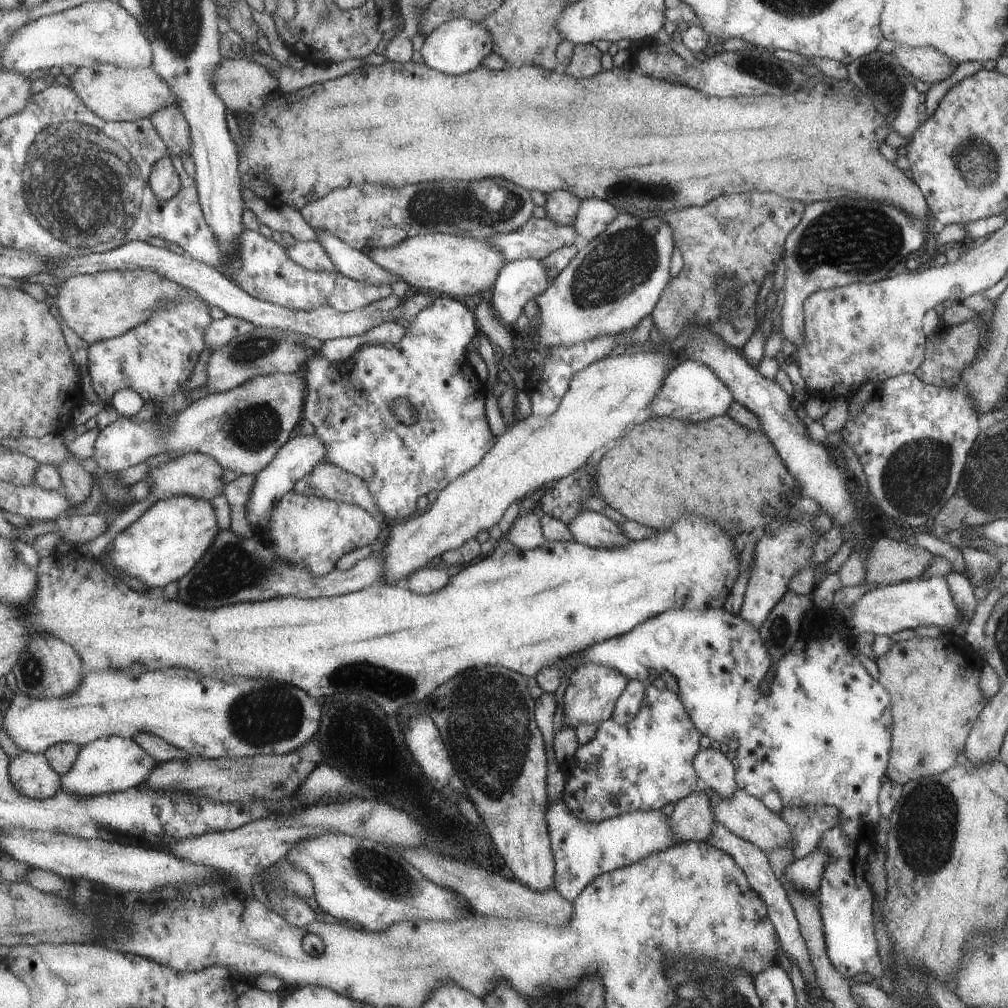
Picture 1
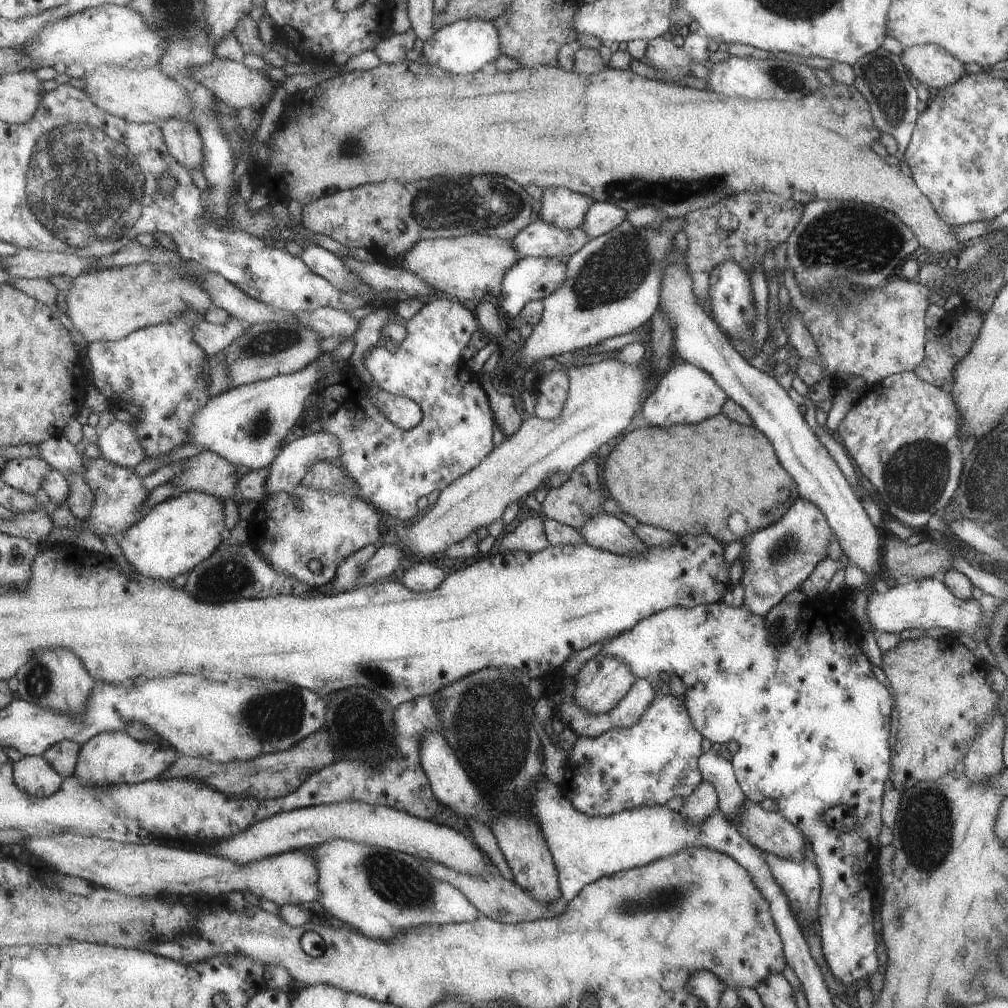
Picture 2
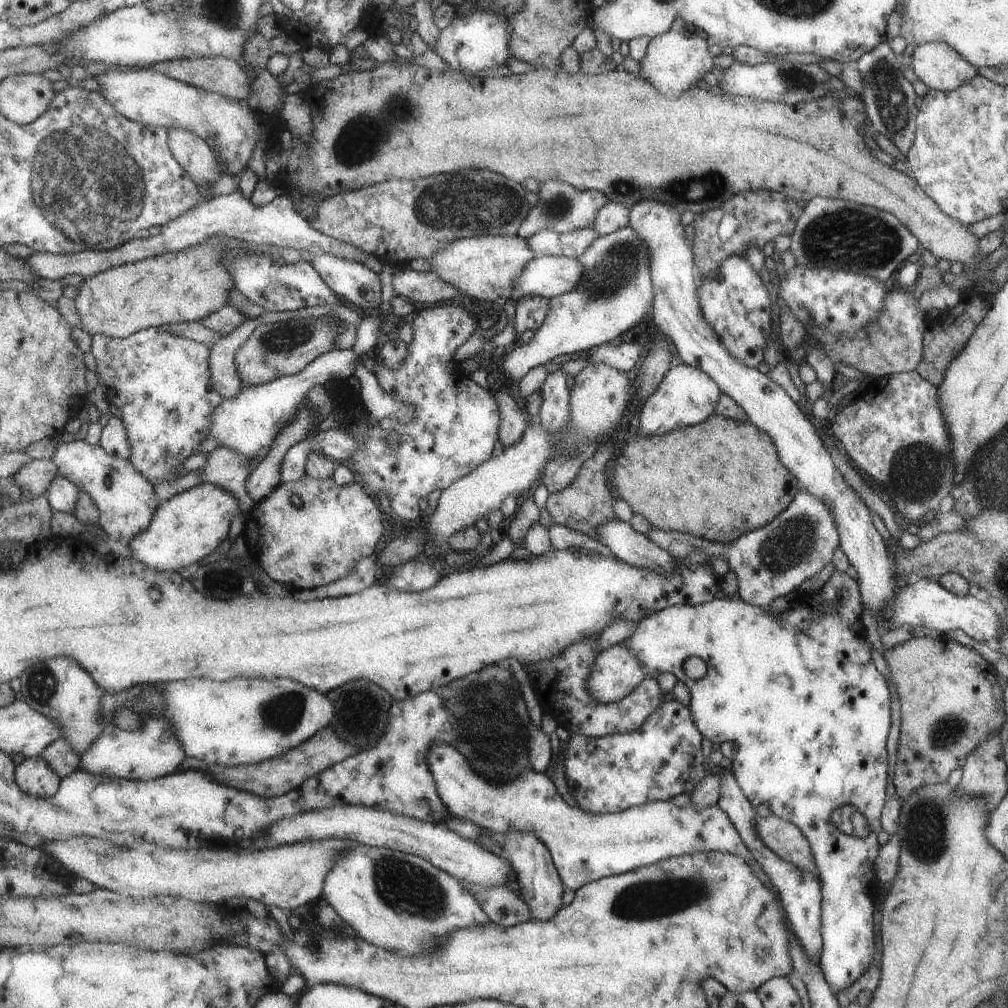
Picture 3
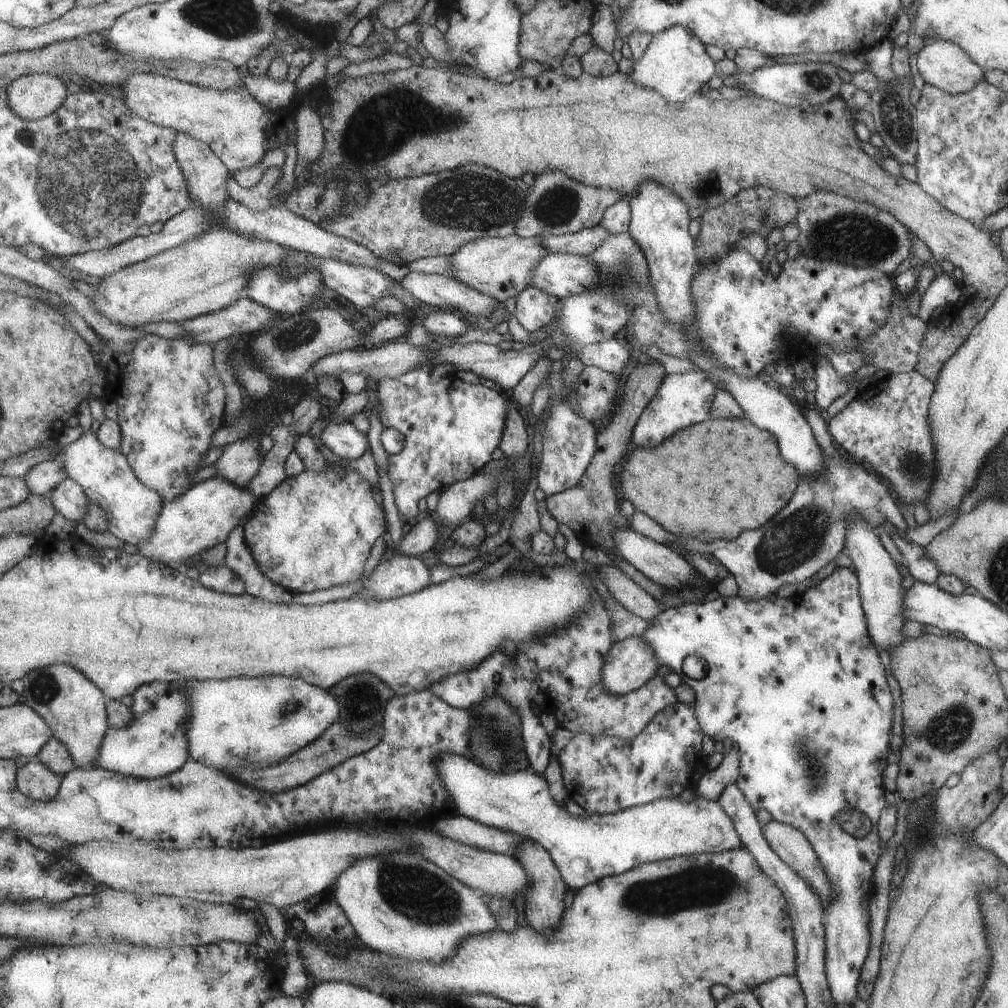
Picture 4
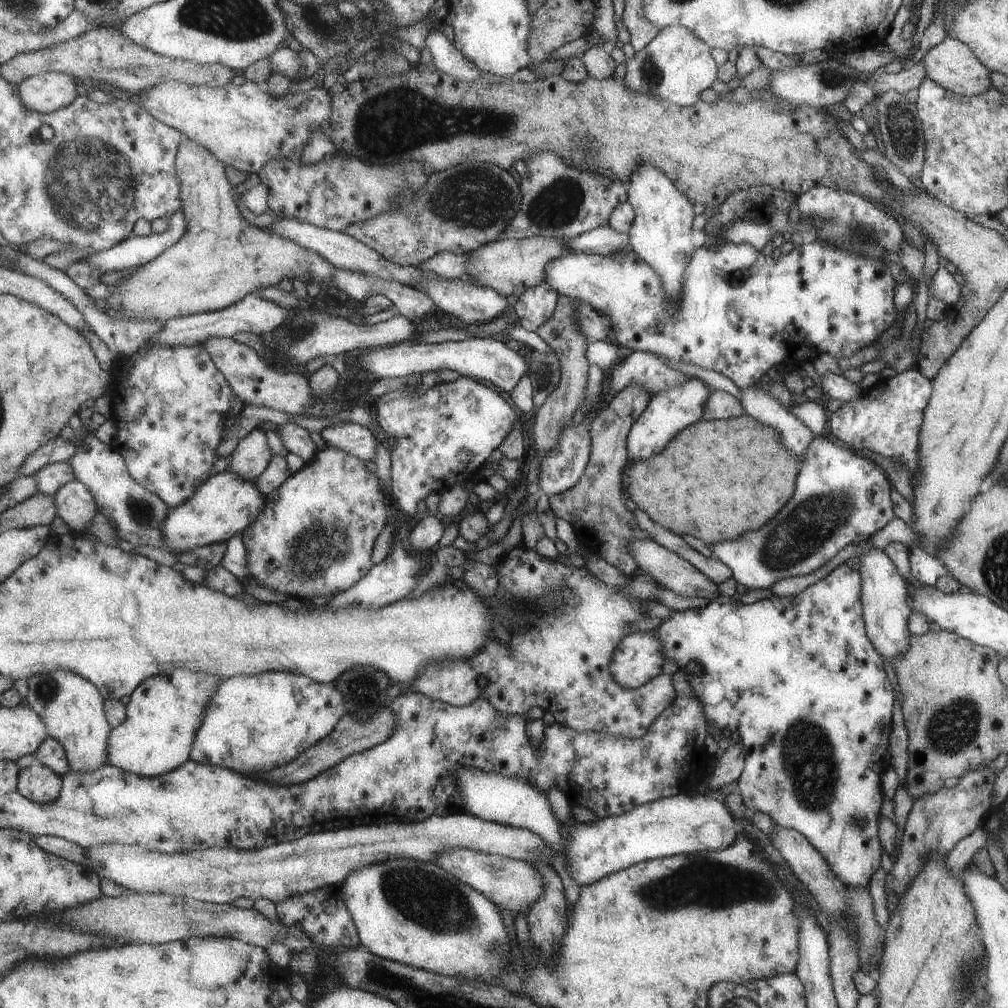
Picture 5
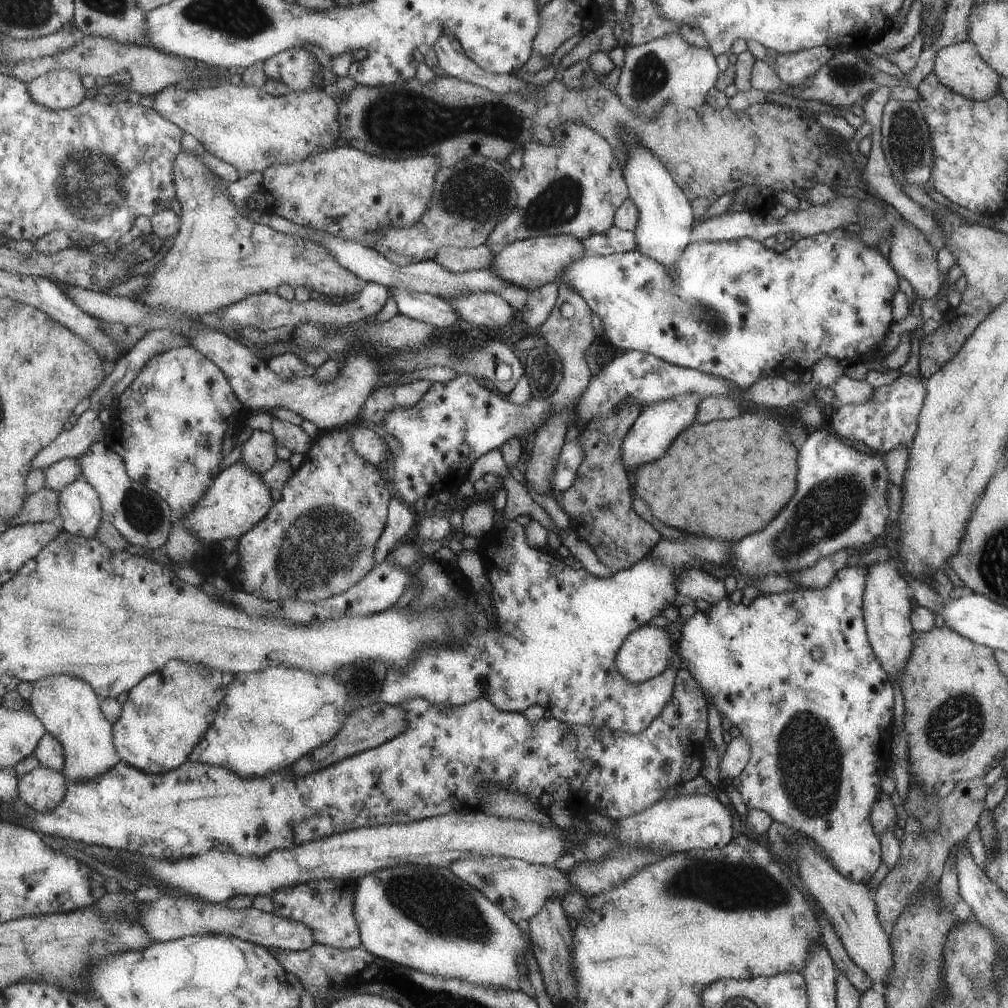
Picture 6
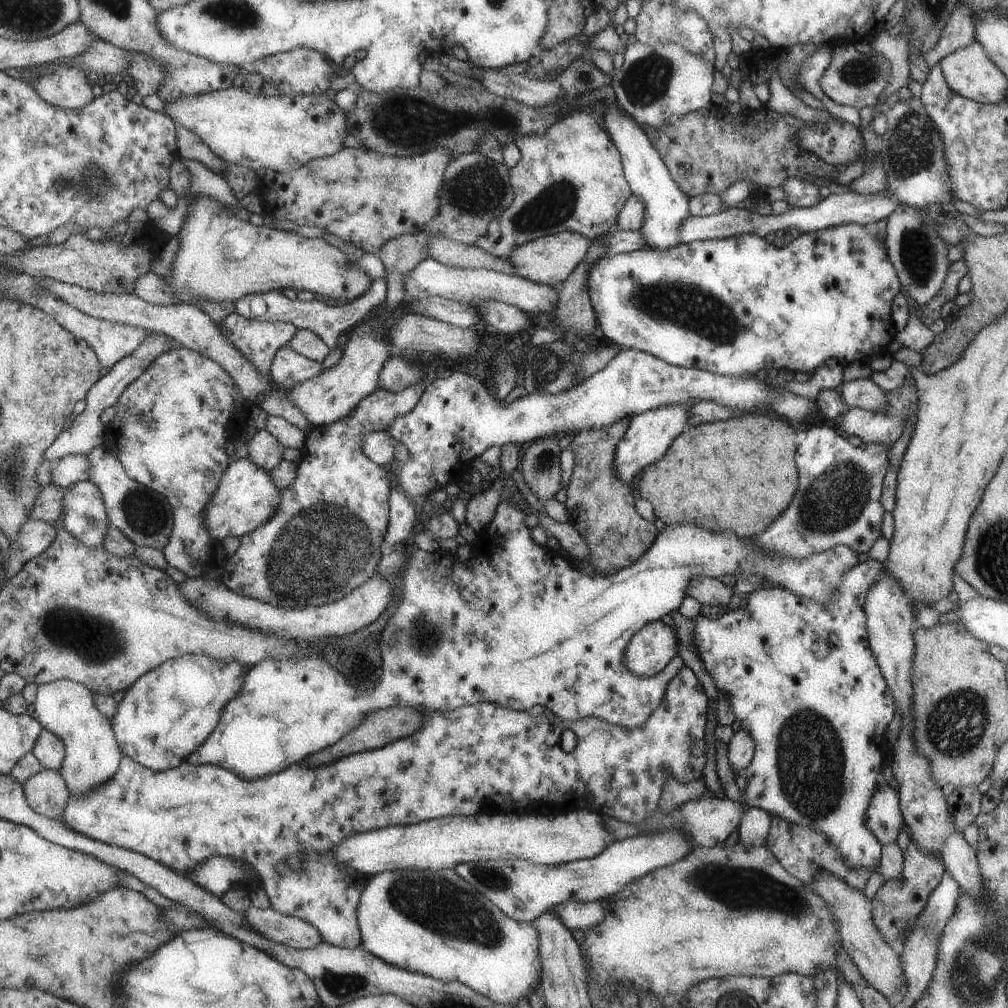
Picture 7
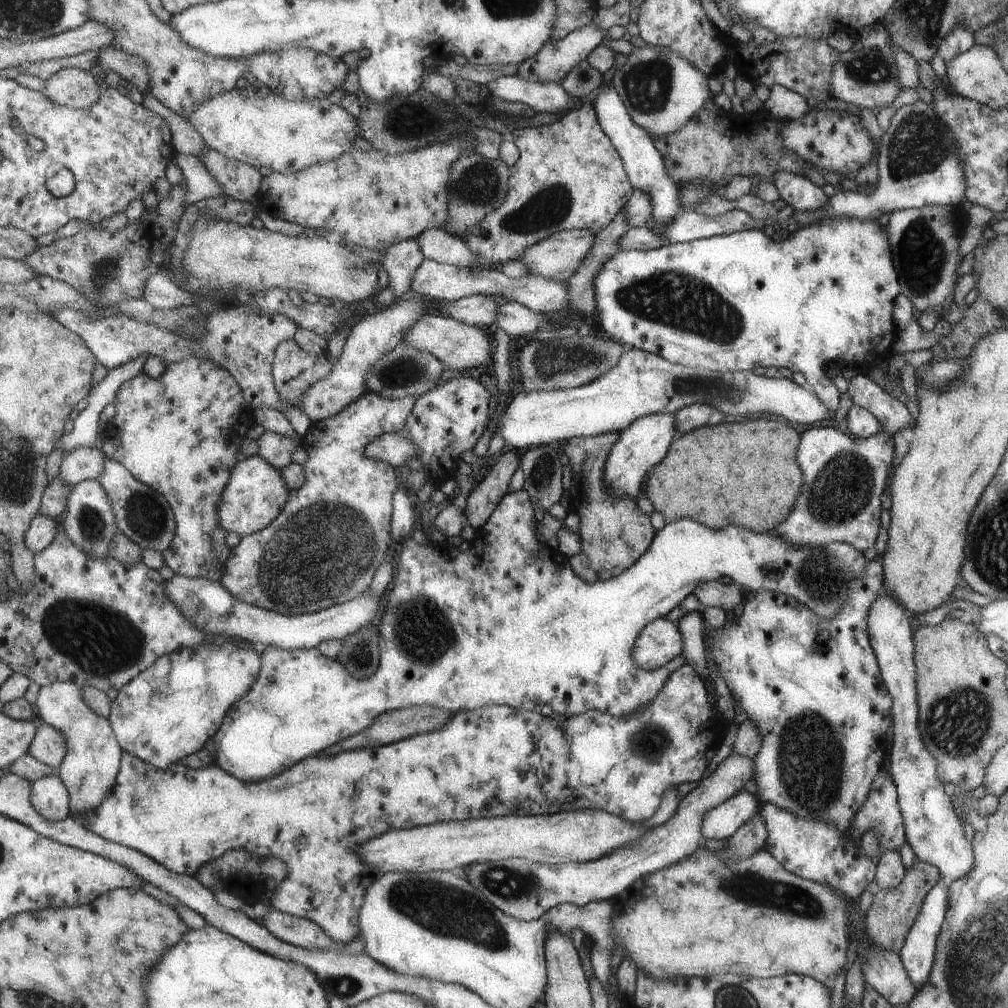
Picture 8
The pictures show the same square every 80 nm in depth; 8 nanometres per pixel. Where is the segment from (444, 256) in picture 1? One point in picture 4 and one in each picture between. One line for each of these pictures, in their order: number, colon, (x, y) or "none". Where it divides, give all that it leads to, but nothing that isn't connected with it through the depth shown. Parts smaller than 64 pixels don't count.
2: (470, 266)
3: (483, 267)
4: (501, 267)

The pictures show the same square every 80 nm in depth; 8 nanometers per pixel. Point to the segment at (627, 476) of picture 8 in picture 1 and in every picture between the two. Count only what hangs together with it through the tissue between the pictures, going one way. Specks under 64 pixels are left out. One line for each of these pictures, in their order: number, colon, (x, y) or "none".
1: (692, 391)
2: (684, 394)
3: (685, 395)
4: (683, 399)
5: (667, 412)
6: (649, 434)
7: (648, 434)

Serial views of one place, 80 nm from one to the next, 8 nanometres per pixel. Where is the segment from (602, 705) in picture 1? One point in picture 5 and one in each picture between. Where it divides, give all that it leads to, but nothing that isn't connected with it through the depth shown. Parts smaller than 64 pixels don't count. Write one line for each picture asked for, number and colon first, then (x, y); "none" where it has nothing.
2: (603, 680)
3: (617, 671)
4: (630, 663)
5: (637, 659)

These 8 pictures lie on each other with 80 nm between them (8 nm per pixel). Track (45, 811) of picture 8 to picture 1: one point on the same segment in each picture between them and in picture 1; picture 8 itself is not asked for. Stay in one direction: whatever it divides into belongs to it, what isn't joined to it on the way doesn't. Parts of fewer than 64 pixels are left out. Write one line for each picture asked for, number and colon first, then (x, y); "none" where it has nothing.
1: (32, 773)
2: (36, 776)
3: (35, 775)
4: (36, 780)
5: (41, 784)
6: (43, 789)
7: (48, 793)

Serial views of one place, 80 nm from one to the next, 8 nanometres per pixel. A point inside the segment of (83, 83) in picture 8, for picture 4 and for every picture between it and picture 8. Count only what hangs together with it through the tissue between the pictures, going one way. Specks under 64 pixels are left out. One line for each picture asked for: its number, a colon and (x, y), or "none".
4: (35, 96)
5: (46, 92)
6: (63, 89)
7: (68, 87)

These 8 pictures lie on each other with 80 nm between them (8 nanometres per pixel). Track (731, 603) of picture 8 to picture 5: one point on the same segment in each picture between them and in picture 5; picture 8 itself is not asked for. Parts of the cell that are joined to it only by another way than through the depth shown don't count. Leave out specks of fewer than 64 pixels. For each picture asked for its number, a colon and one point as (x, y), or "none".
5: (670, 571)
6: (695, 584)
7: (714, 592)

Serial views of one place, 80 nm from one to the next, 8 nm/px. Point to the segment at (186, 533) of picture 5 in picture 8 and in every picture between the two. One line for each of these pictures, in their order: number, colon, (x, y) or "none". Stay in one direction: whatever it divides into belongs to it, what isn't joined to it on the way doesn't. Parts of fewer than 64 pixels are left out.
6: (239, 498)
7: (247, 497)
8: (257, 493)

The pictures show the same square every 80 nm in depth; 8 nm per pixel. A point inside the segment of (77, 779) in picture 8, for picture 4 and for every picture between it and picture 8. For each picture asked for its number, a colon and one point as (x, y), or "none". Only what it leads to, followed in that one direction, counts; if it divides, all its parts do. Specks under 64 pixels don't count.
4: (76, 709)
5: (72, 707)
6: (71, 709)
7: (93, 754)

